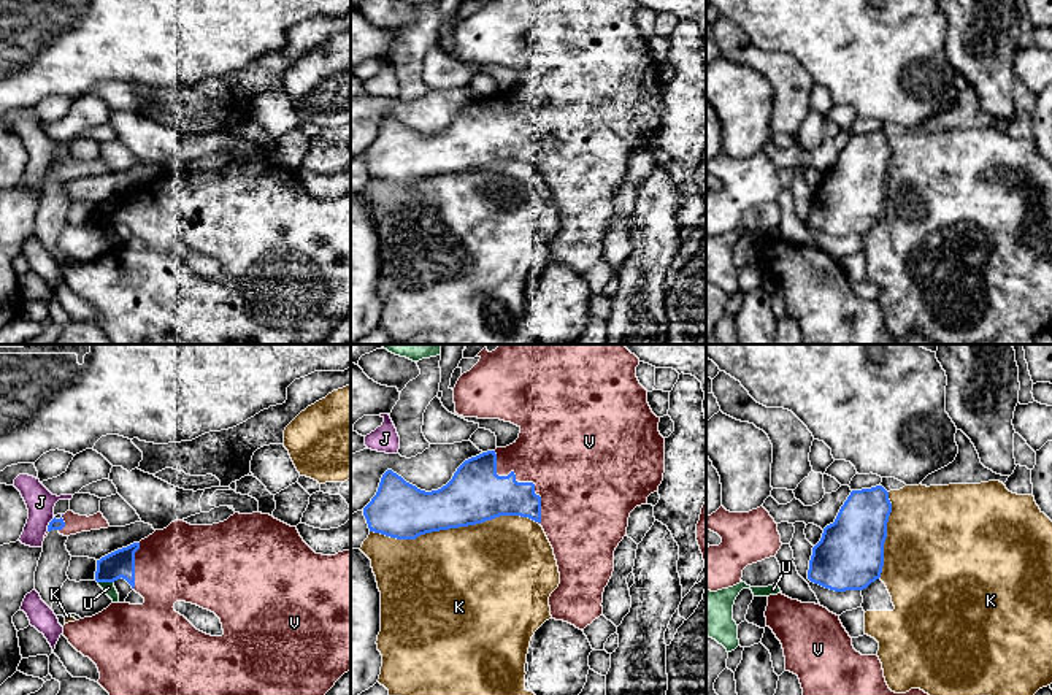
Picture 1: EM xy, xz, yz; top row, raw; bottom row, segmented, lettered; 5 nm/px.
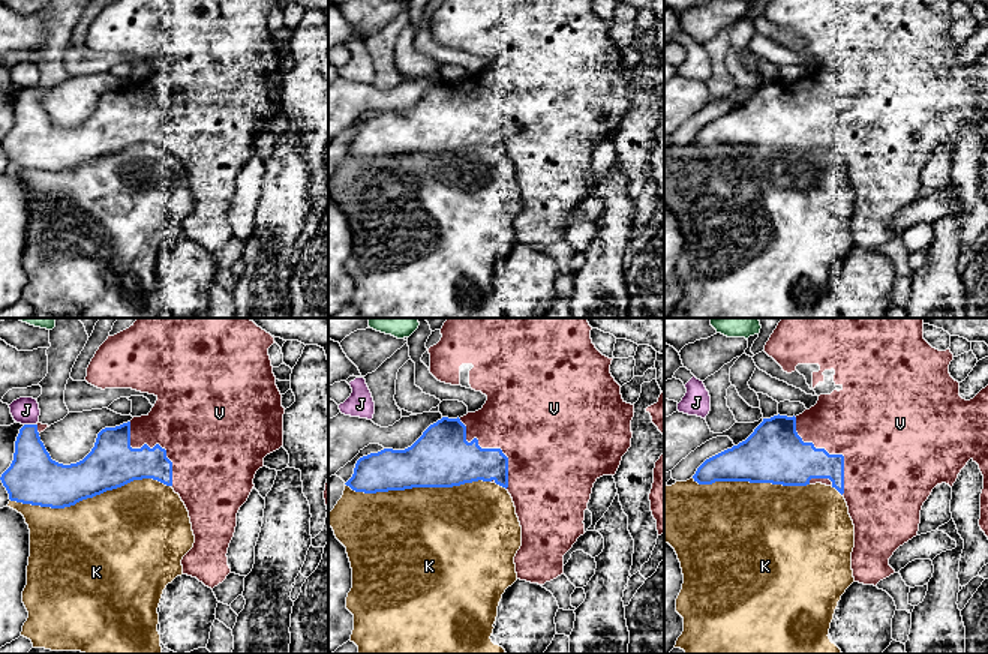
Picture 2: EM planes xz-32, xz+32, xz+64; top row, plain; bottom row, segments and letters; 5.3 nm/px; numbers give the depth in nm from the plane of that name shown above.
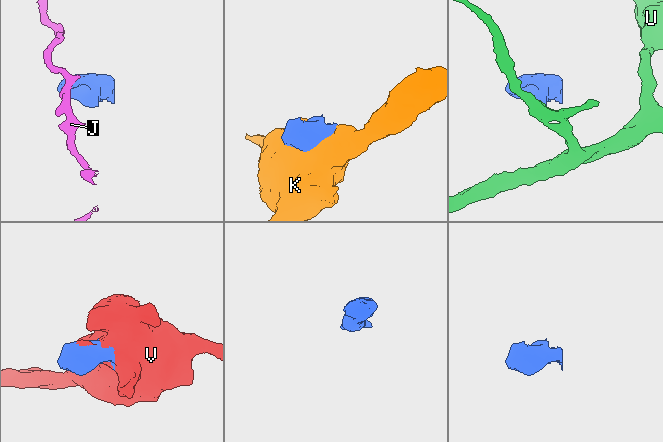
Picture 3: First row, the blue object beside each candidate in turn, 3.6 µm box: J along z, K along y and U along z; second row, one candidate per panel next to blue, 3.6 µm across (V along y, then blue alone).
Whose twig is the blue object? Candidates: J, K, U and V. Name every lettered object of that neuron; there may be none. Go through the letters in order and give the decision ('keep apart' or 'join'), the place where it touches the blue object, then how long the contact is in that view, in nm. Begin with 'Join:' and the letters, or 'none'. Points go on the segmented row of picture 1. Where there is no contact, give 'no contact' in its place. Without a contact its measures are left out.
Join: V
J: keep apart | xy (49, 524) | 80 nm
K: keep apart | xz (454, 527) | 850 nm
U: keep apart | xy (107, 581) | 80 nm
V: join | xz (522, 483) | 440 nm

